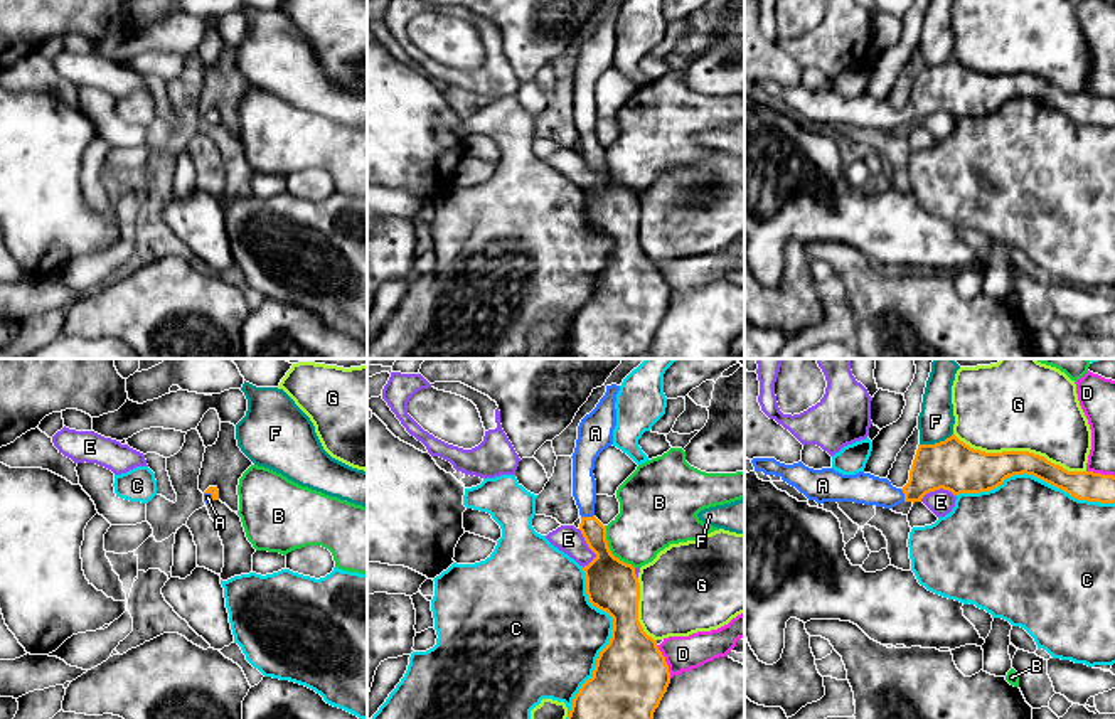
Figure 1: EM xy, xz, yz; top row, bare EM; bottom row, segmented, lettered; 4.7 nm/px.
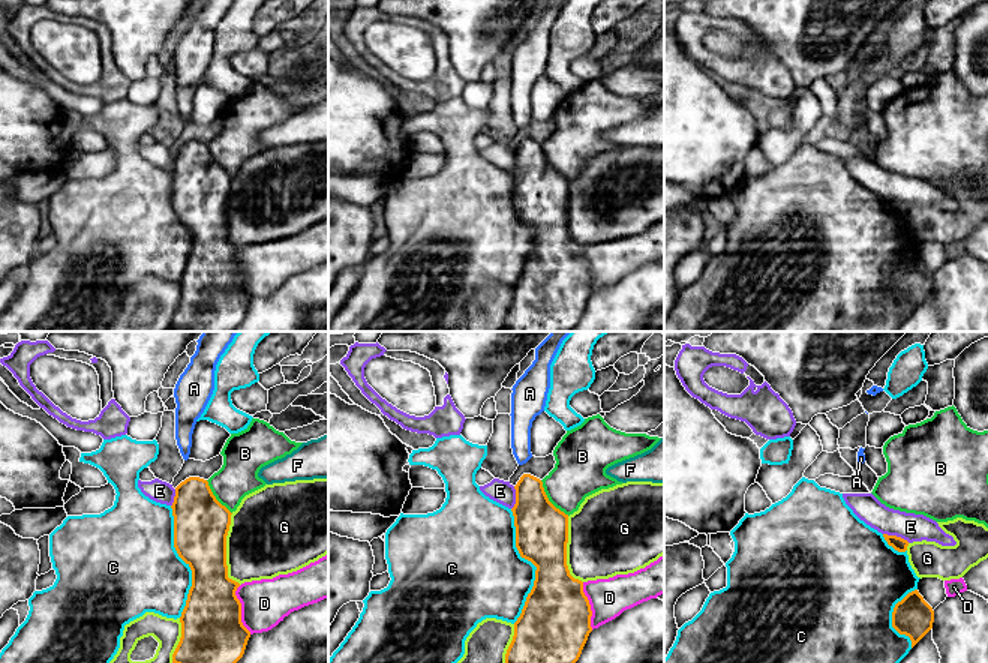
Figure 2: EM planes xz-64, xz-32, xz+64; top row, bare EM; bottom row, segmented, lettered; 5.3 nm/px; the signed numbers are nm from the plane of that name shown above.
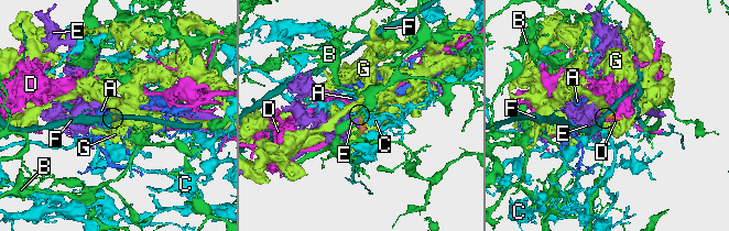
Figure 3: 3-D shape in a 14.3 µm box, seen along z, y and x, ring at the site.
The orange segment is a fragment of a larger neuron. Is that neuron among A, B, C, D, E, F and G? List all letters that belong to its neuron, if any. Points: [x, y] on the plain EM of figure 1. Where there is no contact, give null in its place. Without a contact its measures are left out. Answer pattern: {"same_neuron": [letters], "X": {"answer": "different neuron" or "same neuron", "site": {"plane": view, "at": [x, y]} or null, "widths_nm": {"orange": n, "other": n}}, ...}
{"same_neuron": ["A"], "A": {"answer": "same neuron", "site": {"plane": "xz", "at": [586, 140]}, "widths_nm": {"orange": 140, "other": 110}}, "B": {"answer": "different neuron", "site": {"plane": "xz", "at": [610, 174]}, "widths_nm": {"orange": 260, "other": 300}}, "C": {"answer": "different neuron", "site": {"plane": "xz", "at": [603, 271]}, "widths_nm": {"orange": 360, "other": 480}}, "D": {"answer": "different neuron", "site": {"plane": "xz", "at": [666, 285]}, "widths_nm": {"orange": 360, "other": 170}}, "E": {"answer": "different neuron", "site": {"plane": "xz", "at": [590, 170]}, "widths_nm": {"orange": 260, "other": 130}}, "F": {"answer": "different neuron", "site": {"plane": "yz", "at": [935, 66]}, "widths_nm": {"orange": 240, "other": 170}}, "G": {"answer": "different neuron", "site": {"plane": "yz", "at": [1019, 74]}, "widths_nm": {"orange": 220, "other": 360}}}

